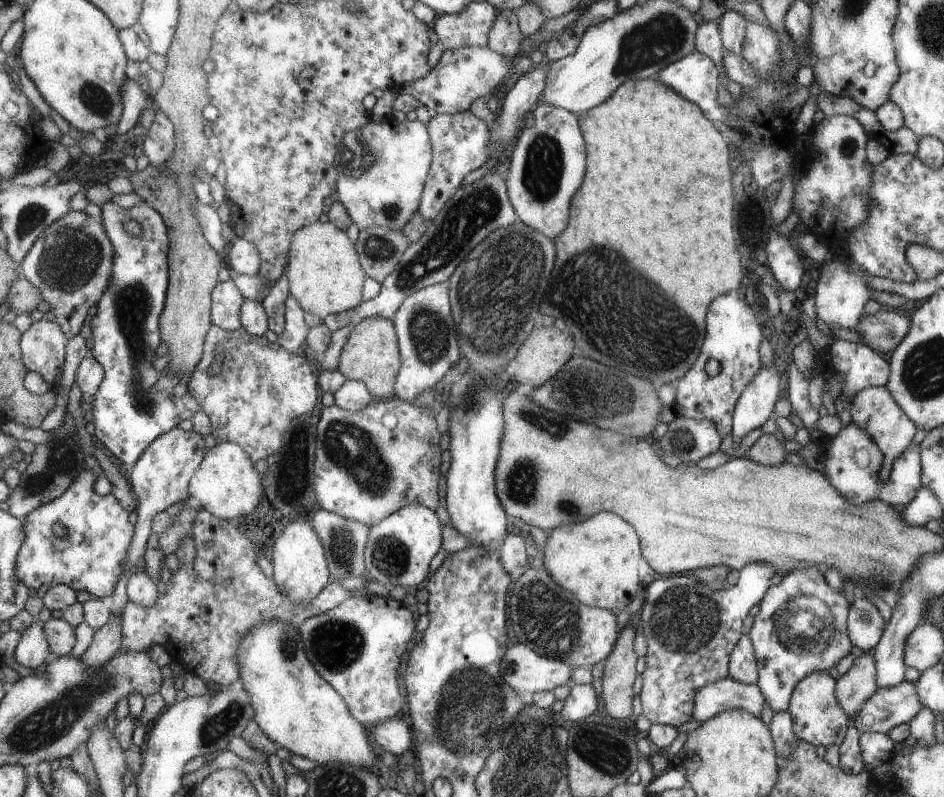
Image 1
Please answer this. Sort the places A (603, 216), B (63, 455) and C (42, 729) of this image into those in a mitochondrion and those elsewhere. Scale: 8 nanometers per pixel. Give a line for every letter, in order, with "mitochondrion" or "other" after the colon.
A: other
B: mitochondrion
C: mitochondrion

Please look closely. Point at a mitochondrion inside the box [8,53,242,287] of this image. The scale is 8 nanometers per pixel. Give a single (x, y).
(33, 216)

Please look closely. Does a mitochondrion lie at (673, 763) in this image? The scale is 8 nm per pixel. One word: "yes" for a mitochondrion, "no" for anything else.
no

